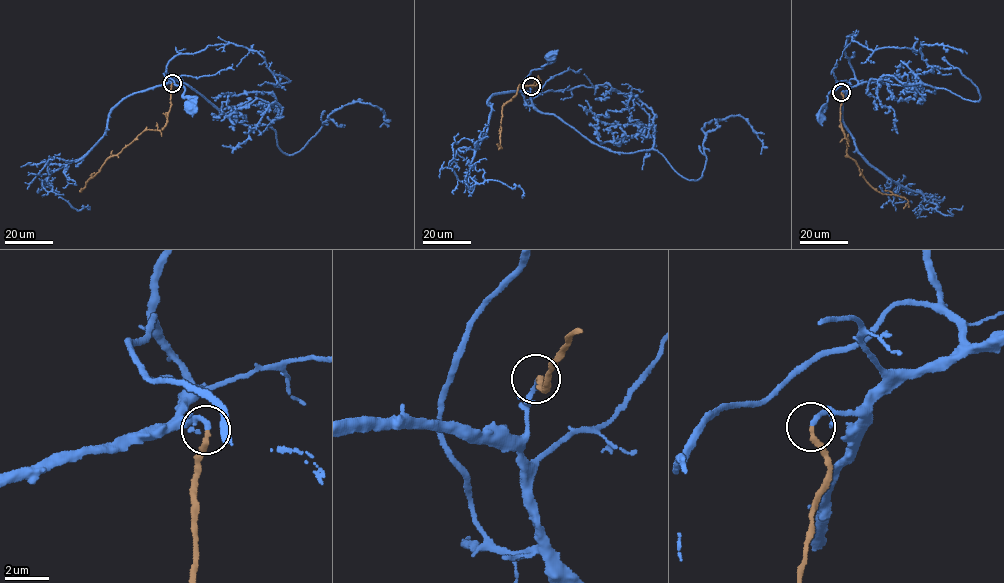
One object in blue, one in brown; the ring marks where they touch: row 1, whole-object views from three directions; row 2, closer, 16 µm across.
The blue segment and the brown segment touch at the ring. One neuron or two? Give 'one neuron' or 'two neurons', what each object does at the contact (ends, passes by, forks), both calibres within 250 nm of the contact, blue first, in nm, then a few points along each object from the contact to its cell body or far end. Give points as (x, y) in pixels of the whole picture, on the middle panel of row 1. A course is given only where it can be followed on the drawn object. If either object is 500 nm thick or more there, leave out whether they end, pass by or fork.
one neuron; blue ends; brown ends; calibres 240 and 240 nm; course blue (532, 86), (529, 105), (521, 92), (524, 79), (532, 70), (548, 62), (551, 54); course brown (532, 86), (540, 79), (535, 86), (519, 86), (516, 94), (503, 106), (501, 148), (497, 144)

